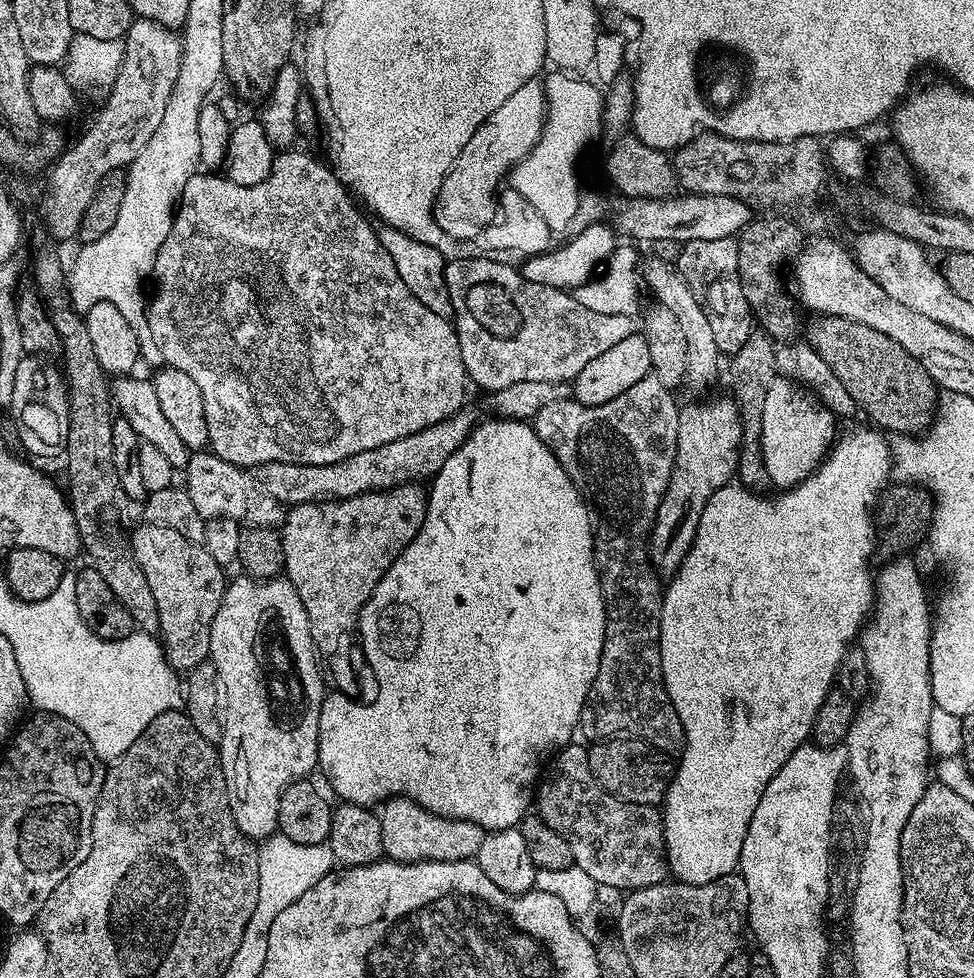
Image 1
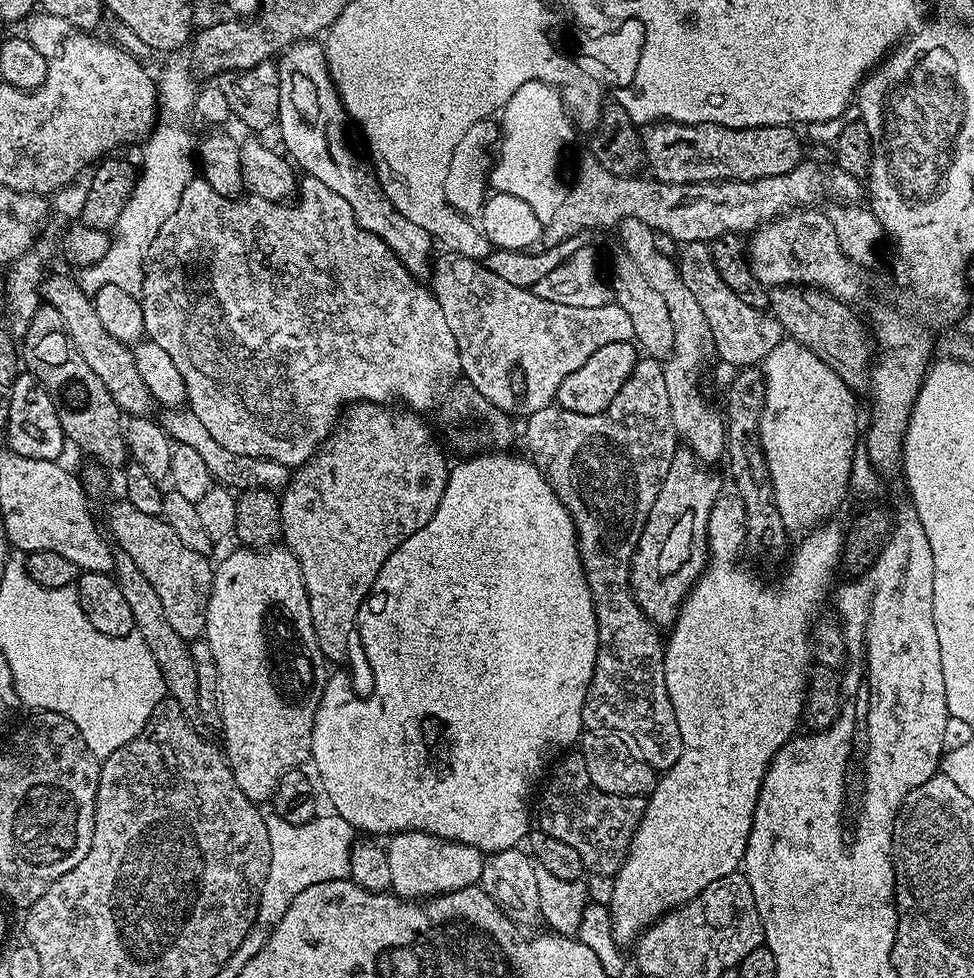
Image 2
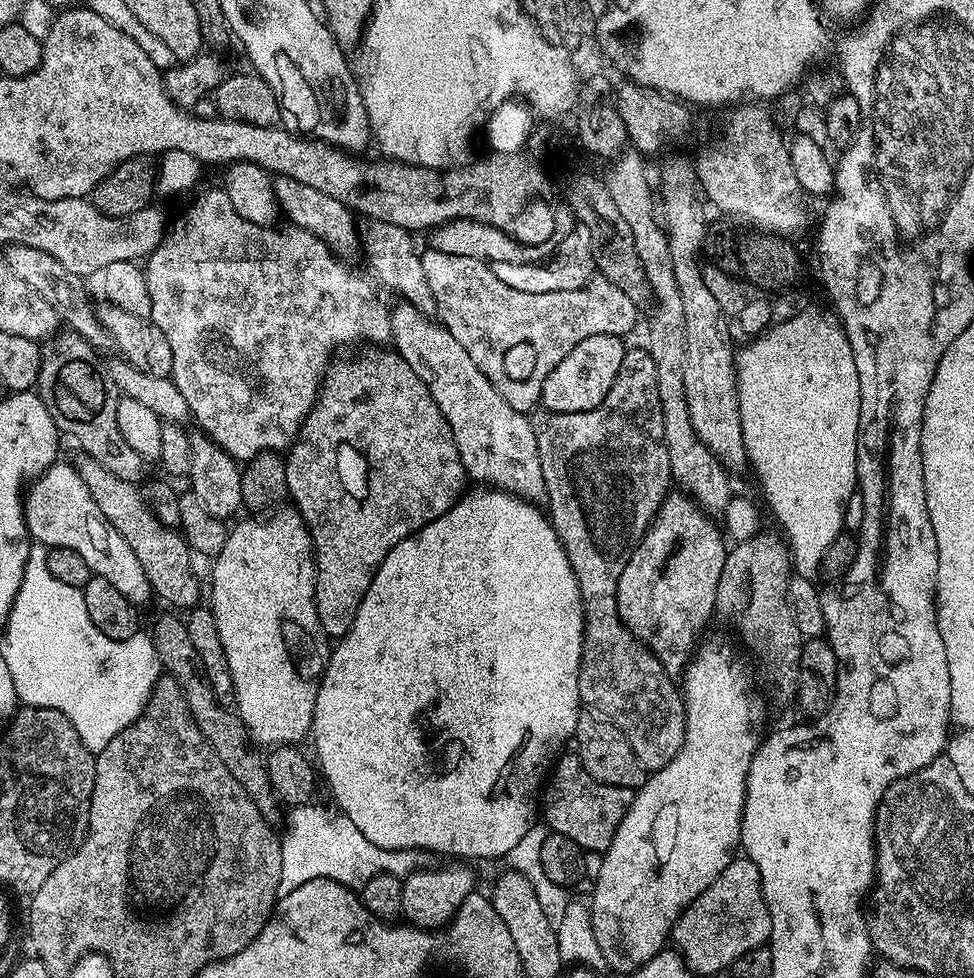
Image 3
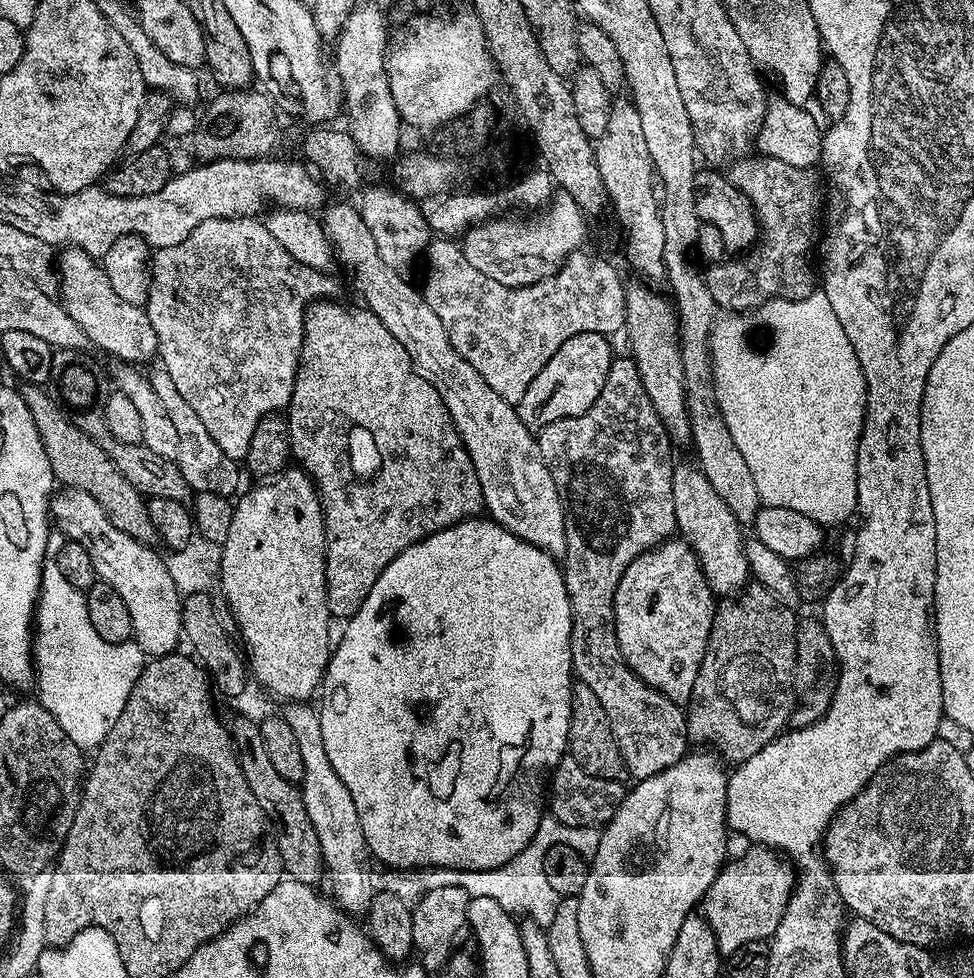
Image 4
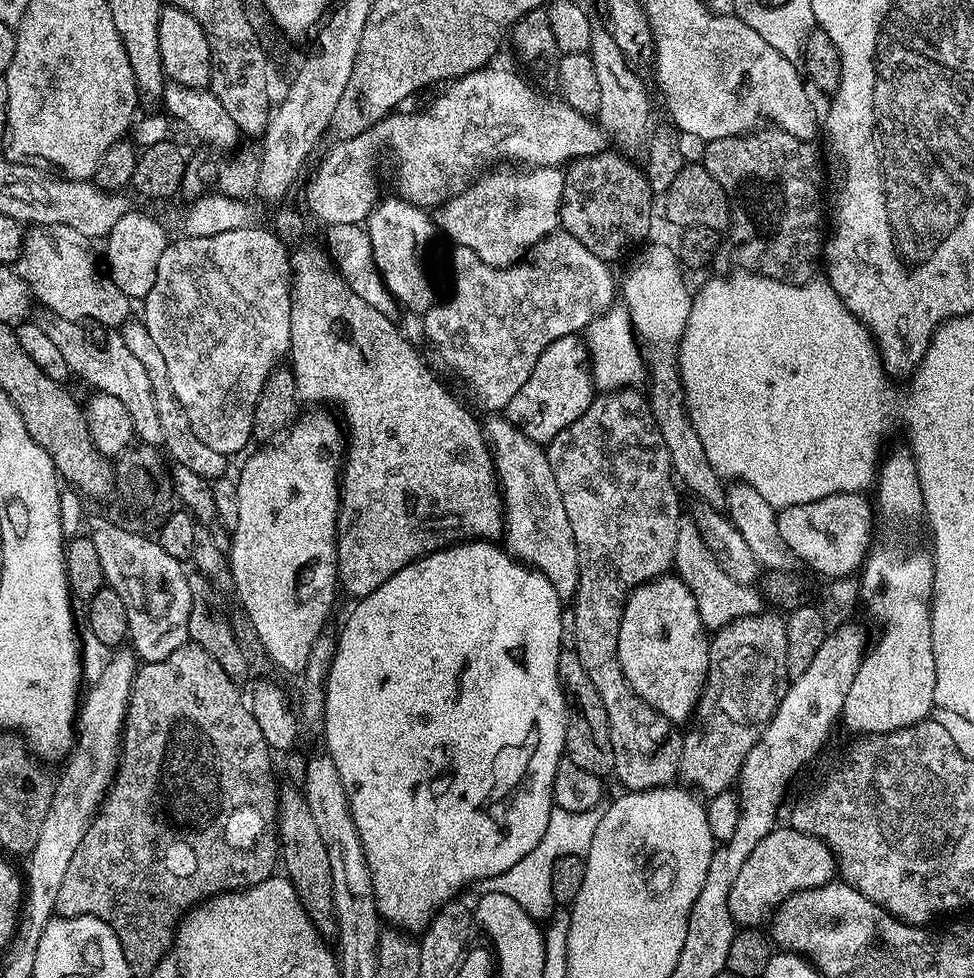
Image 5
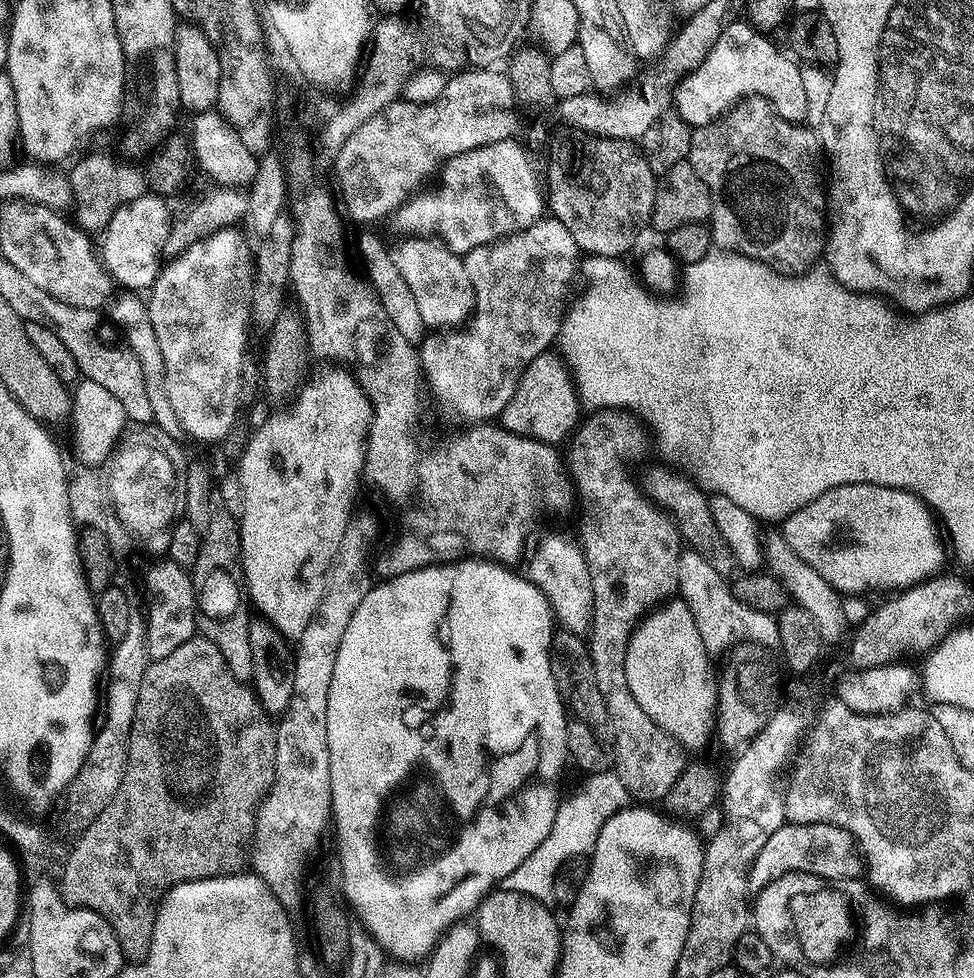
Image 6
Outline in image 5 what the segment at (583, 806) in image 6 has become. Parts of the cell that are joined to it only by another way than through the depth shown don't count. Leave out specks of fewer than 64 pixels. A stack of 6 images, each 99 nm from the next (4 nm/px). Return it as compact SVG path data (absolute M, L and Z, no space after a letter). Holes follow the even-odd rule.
M553 807L546 834L542 834L542 842L538 842L538 846L534 846L534 850L530 850L530 854L526 854L522 862L510 866L510 870L483 881L483 891L506 894L506 898L514 898L514 902L522 906L525 917L532 919L533 916L540 922L547 921L557 907L556 899L550 890L550 874L554 862L558 862L558 858L563 856L584 856L590 850L590 842L594 842L594 830L598 830L600 813L600 808L571 812Z

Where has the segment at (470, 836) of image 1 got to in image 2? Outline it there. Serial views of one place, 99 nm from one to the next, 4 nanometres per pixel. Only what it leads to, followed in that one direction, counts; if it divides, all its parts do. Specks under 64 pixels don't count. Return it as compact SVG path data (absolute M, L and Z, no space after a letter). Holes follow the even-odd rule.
M397 832L387 841L391 891L401 900L426 900L445 892L470 888L480 883L485 853L457 840L443 840L425 832Z

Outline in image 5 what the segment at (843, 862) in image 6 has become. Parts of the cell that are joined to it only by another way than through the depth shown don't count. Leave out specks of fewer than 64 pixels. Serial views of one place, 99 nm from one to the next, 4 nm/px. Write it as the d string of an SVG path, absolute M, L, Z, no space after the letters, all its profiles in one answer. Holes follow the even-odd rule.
M778 826L754 850L742 865L742 871L730 890L732 921L744 928L756 928L767 921L778 905L793 892L820 888L833 883L838 872L838 860L824 841L799 832L791 826Z

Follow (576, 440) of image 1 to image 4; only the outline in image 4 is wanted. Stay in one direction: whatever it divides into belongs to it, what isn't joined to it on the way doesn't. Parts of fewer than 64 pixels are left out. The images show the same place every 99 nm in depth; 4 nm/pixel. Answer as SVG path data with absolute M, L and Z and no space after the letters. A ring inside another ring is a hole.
M628 354L613 359L606 386L602 386L602 394L598 394L586 414L550 422L550 426L539 429L538 439L540 453L550 470L550 478L554 478L554 486L558 486L558 498L562 498L564 507L567 552L562 558L562 571L572 603L572 671L579 683L590 686L598 694L598 702L602 702L602 710L610 718L610 730L614 730L627 775L639 782L674 766L690 748L685 709L630 670L618 646L614 618L614 594L626 566L677 531L672 489L674 445L647 397L638 366Z

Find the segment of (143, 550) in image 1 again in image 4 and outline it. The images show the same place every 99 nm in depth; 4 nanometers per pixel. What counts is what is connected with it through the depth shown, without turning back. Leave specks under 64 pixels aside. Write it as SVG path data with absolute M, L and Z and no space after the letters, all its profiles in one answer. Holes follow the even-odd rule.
M28 386L23 389L22 402L30 410L34 418L34 426L38 426L38 434L42 438L42 446L46 450L46 458L50 458L50 470L57 481L61 480L64 488L86 490L98 506L102 506L104 513L122 530L122 534L130 534L138 542L152 546L157 543L158 537L154 530L154 522L150 522L148 500L140 494L122 476L106 450L102 450L94 438L86 433L69 419L68 413L45 389L40 386Z

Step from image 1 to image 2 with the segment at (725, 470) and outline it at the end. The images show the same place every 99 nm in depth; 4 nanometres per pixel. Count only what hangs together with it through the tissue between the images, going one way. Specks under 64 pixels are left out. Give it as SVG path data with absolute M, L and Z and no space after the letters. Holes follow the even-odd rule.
M677 447L674 458L670 462L670 471L666 473L666 478L658 490L658 498L654 498L650 518L646 518L644 529L638 538L638 546L630 570L632 593L638 606L646 614L646 618L664 630L671 629L676 615L680 612L681 602L688 597L688 591L695 586L708 565L710 510L714 506L716 497L722 492L720 480L712 472L715 471L709 465L700 463L691 448Z

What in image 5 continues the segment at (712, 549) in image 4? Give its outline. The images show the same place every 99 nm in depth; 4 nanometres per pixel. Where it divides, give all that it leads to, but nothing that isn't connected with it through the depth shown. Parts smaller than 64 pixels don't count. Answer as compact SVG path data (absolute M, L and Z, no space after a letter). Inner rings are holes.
M681 519L672 563L675 575L686 582L690 594L694 594L694 602L698 602L698 614L705 629L725 628L732 619L751 616L761 607L759 604L762 604L762 597L753 585L734 582L734 578L730 578L730 574L726 574L726 570L722 570L722 566L717 564L716 555L708 549L700 536L695 519Z

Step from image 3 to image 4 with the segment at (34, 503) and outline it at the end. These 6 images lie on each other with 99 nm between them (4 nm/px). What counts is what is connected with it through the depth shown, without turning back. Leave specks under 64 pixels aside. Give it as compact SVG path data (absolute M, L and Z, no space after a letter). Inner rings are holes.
M64 488L57 491L50 500L50 516L55 527L56 524L60 527L61 537L83 546L86 554L90 554L90 562L94 562L97 577L114 586L122 602L126 602L126 610L130 610L132 640L144 651L145 657L173 655L177 651L176 643L182 640L186 608L180 605L182 593L170 576L165 557L160 557L155 547L130 538L130 534L122 534L86 490Z

